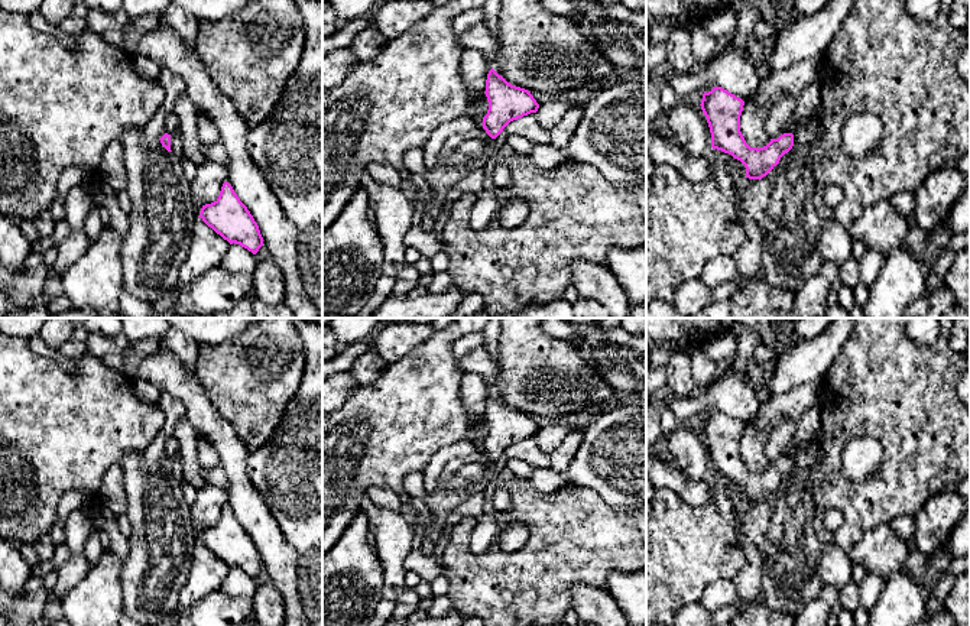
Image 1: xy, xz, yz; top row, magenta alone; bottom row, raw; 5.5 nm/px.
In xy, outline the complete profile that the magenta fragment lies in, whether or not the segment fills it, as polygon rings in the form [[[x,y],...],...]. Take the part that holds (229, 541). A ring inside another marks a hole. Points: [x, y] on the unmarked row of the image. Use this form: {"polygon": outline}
{"polygon": [[[228,506],[214,526],[202,529],[198,541],[230,568],[240,568],[253,578],[263,570],[257,546]]]}

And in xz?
{"polygon": [[[493,392],[487,398],[484,418],[489,434],[481,448],[492,463],[496,463],[510,445],[536,437],[539,432],[531,415],[512,409]]]}

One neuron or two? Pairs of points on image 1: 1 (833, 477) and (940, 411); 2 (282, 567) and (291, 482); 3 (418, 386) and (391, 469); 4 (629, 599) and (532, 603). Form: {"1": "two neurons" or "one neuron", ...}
{"1": "one neuron", "2": "two neurons", "3": "one neuron", "4": "two neurons"}

